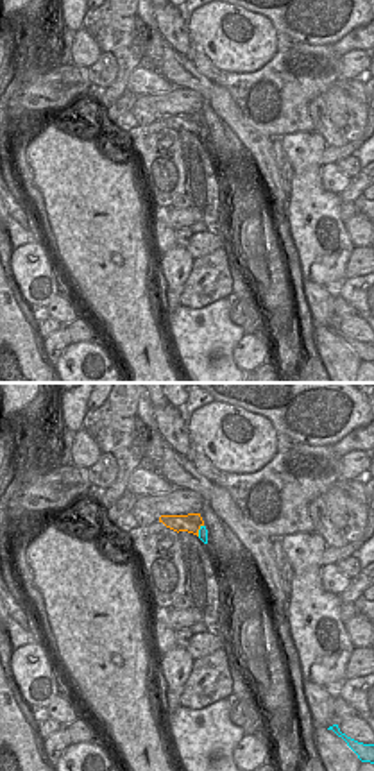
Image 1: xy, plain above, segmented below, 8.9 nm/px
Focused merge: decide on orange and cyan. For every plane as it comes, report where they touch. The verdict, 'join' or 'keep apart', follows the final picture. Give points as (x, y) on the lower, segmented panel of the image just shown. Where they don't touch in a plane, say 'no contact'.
contact (199, 528)

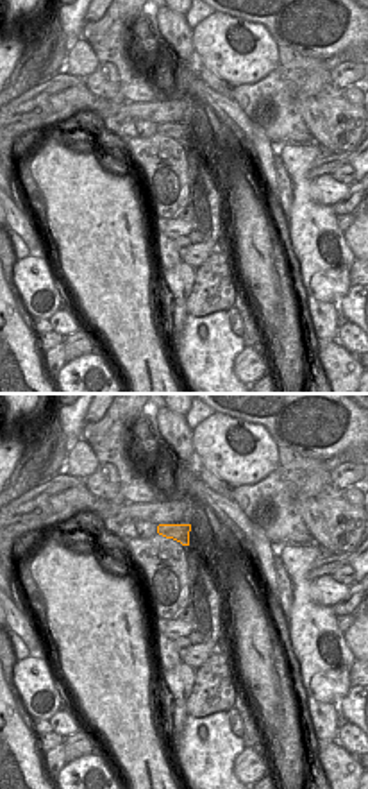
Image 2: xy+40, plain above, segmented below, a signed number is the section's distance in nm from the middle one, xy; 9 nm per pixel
no contact

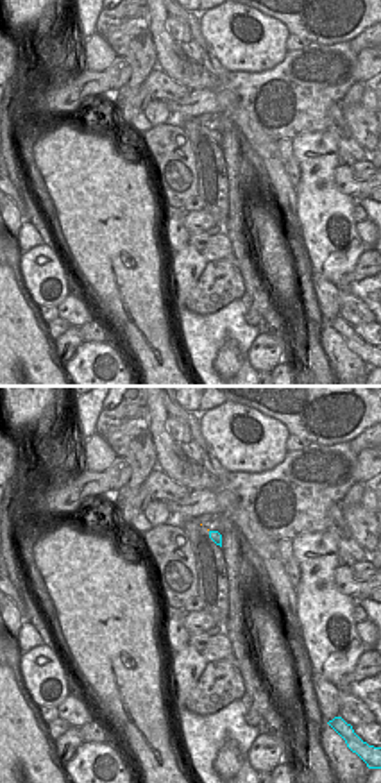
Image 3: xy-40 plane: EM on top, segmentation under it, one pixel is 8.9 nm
no contact

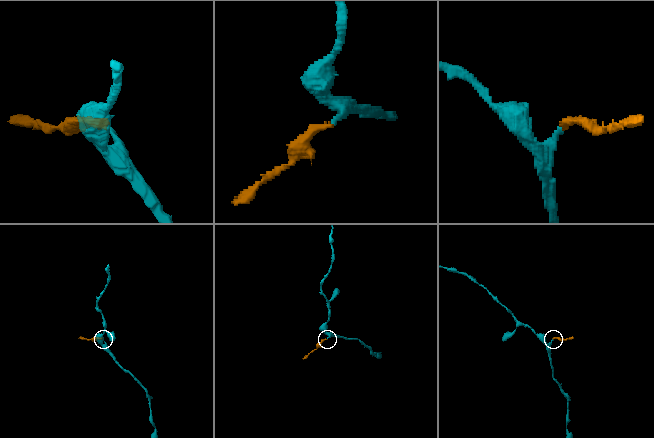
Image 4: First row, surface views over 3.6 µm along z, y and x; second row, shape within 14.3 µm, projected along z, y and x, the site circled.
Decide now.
join

